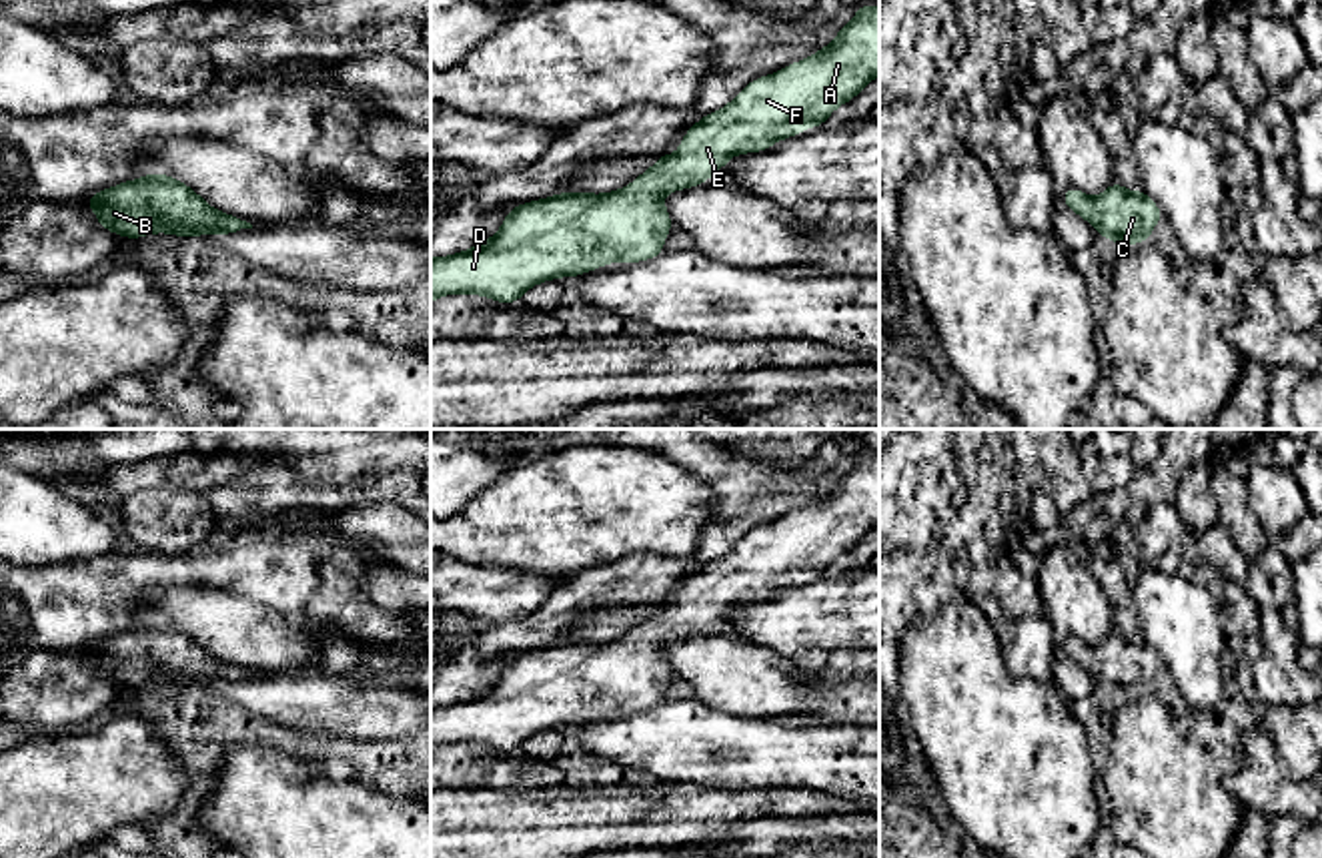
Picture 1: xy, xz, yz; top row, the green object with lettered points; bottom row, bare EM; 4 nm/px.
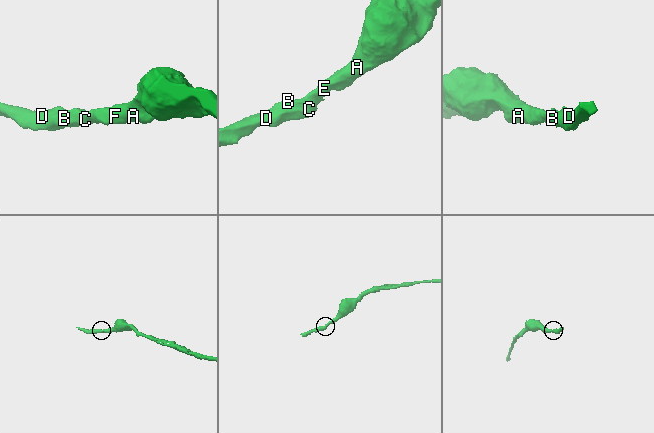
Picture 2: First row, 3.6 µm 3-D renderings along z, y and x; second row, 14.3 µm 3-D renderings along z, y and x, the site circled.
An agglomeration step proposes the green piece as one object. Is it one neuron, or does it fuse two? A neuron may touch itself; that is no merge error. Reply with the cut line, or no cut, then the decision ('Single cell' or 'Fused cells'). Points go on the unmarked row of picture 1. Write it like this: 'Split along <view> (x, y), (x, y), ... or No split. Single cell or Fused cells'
No split. Single cell

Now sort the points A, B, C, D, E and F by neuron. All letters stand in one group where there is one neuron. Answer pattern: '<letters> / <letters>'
A B C D E F

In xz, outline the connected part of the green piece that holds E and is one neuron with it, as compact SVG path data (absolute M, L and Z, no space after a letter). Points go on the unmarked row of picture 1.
M865 453L825 497L751 529L727 555L689 575L679 599L659 605L629 635L603 644L567 639L513 656L501 678L479 696L433 706L431 754L439 746L465 742L511 754L531 736L551 728L579 726L609 712L655 708L665 700L665 686L673 678L667 656L661 652L665 644L707 631L735 603L763 601L777 589L823 575L835 557L855 547L875 525L879 525L879 455Z

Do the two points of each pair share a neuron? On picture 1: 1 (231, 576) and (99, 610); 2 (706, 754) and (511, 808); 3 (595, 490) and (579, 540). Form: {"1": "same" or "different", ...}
{"1": "same", "2": "different", "3": "same"}

